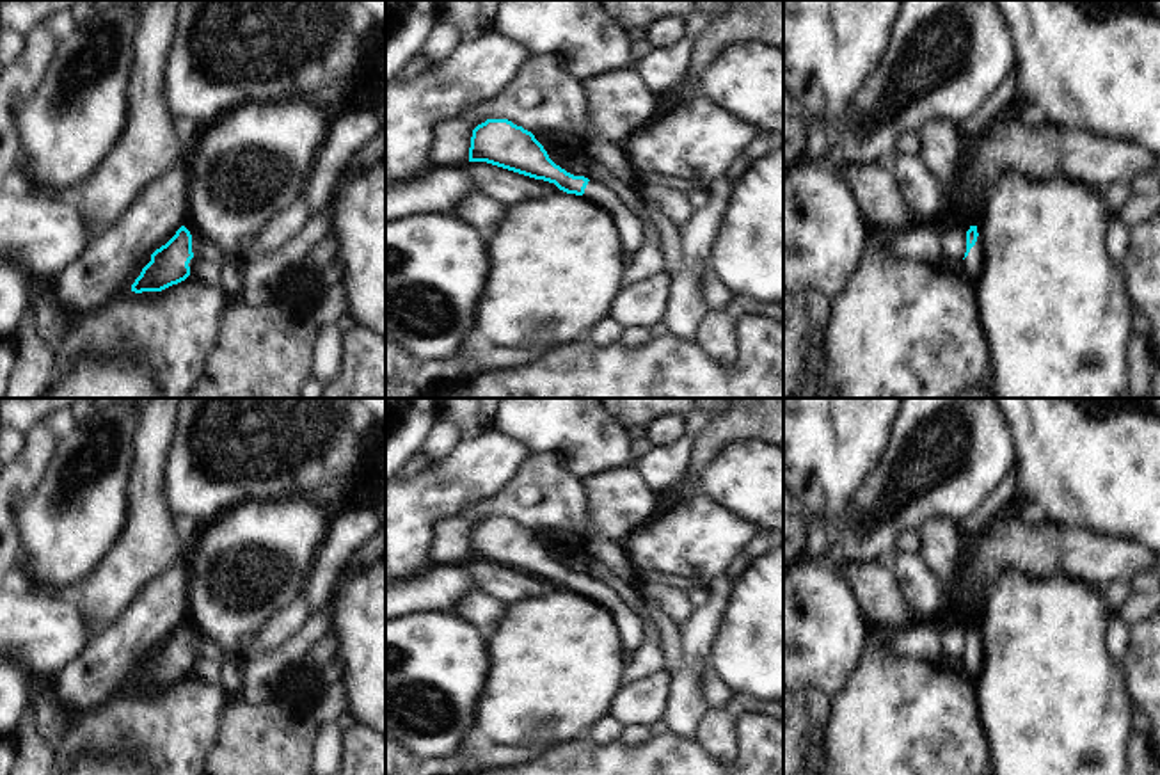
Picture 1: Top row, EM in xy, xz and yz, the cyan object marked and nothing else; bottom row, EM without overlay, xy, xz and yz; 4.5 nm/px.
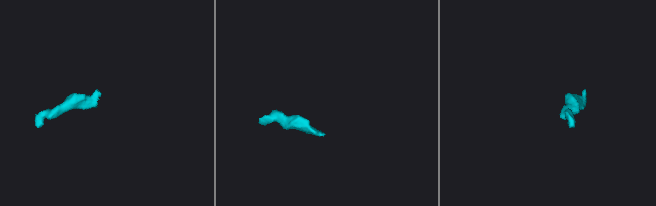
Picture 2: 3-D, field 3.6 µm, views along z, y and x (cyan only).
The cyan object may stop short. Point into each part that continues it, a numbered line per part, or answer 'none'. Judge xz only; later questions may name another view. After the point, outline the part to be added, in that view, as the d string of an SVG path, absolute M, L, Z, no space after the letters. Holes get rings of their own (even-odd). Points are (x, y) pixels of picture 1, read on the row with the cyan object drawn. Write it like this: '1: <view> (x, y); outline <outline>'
1: xz (629, 228); outline M588 181L583 197L604 208L615 220L624 251L634 254L643 245L641 222L602 183Z

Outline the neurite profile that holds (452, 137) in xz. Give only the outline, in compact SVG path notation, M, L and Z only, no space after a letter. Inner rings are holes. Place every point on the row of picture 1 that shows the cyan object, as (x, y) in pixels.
M455 117L433 124L432 146L428 151L430 165L458 165L469 160L473 130L487 117Z

